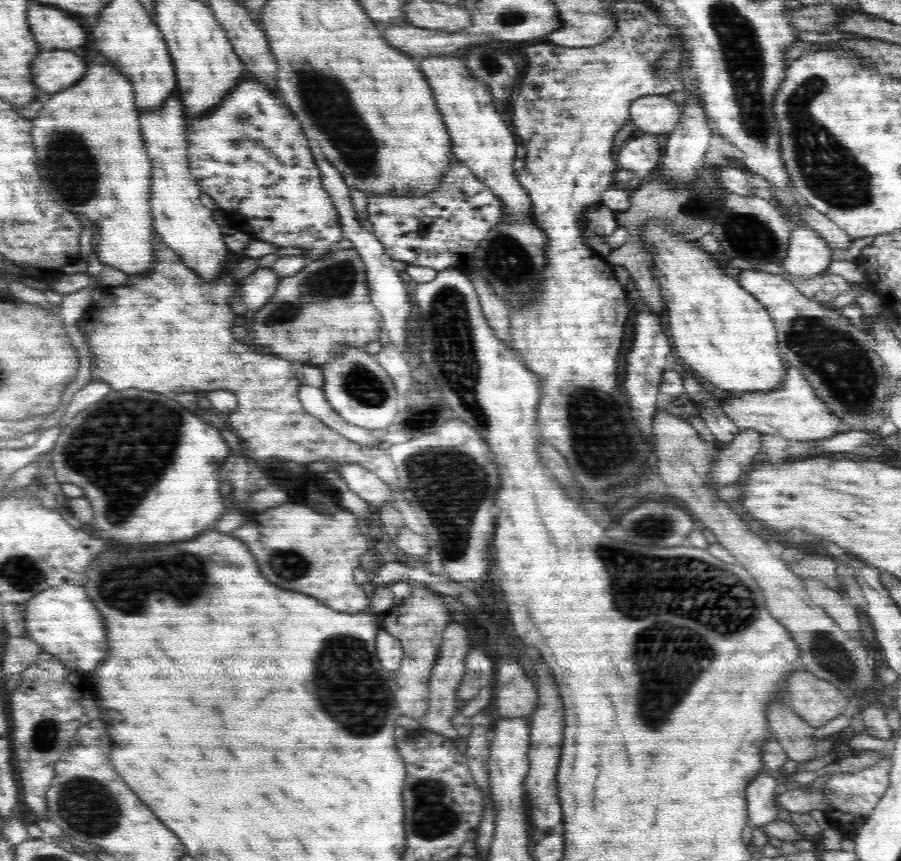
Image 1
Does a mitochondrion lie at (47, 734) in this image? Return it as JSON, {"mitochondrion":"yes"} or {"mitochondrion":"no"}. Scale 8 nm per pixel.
{"mitochondrion":"yes"}

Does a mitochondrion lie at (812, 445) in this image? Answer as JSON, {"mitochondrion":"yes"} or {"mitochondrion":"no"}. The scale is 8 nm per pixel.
{"mitochondrion":"no"}

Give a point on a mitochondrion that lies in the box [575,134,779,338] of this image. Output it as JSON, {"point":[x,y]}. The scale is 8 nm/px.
{"point":[701,205]}

